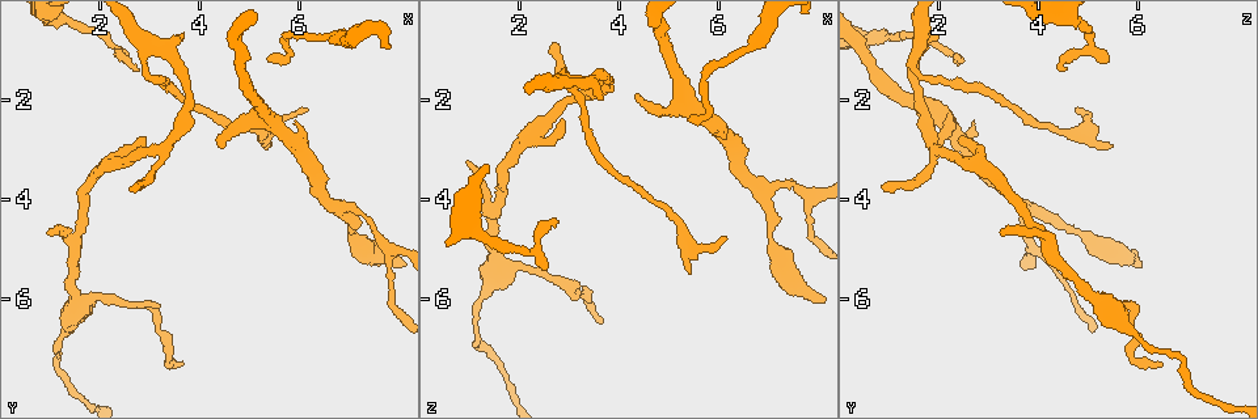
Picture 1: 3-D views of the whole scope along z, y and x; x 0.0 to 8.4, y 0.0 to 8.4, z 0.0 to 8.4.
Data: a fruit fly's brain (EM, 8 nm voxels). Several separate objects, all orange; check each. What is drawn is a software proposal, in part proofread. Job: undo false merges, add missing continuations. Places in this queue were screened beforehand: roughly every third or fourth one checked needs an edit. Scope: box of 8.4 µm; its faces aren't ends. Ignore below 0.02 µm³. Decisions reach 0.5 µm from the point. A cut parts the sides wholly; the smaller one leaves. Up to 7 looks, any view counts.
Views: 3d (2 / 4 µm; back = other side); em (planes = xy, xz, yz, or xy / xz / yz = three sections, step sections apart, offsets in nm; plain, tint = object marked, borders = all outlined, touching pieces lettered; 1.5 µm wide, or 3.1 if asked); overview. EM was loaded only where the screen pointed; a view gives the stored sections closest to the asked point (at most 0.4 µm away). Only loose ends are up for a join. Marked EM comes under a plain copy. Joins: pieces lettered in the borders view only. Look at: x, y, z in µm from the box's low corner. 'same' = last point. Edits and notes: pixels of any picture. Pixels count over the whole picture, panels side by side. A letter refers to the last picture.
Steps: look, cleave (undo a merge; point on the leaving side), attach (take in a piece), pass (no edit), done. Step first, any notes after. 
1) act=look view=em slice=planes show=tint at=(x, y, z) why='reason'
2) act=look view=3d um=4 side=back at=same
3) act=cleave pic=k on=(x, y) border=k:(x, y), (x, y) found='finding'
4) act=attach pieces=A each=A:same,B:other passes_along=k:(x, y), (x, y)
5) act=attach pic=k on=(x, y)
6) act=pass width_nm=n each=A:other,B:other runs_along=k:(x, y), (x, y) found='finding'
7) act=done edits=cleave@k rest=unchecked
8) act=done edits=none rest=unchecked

act=look view=em slice=xy step=8 show=borders at=(3.65, 0.65, 2.05) why='branch stops here'

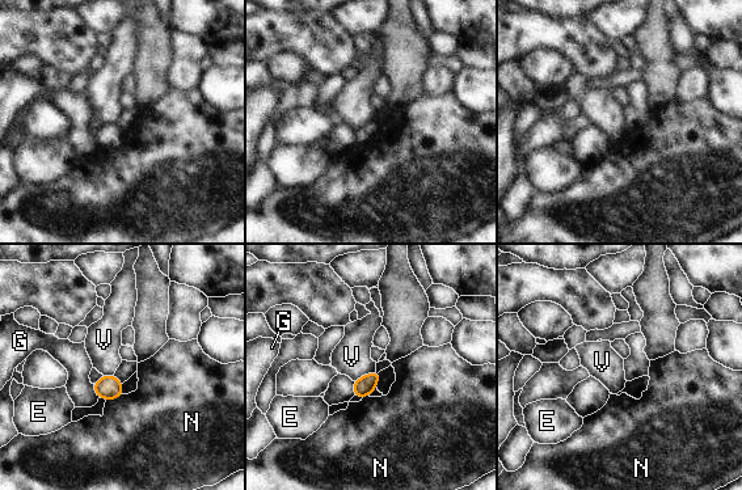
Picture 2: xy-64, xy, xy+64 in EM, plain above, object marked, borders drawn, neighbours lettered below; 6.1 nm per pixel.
act=pass longest_contact=V:150nm each=E:other,G:other,N:other,V:other border=2:(375, 370), (354, 381) found='no lettered piece goes on from it'

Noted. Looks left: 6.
act=look view=em slice=planes show=tint at=(2.45, 1.30, 5.35) why='branch stops here'

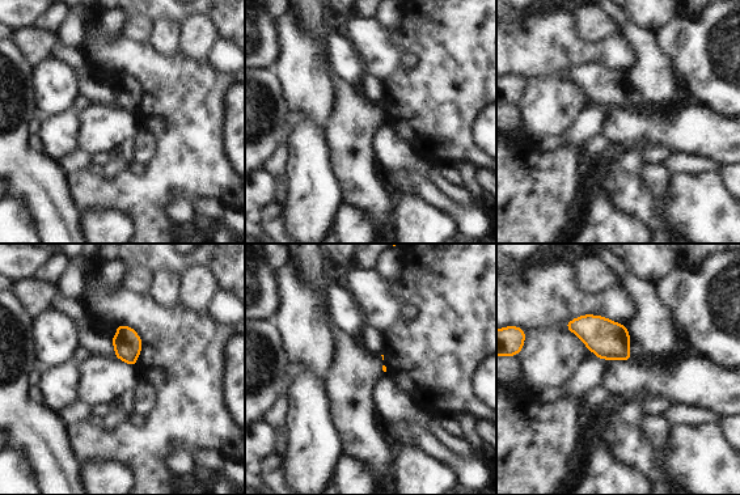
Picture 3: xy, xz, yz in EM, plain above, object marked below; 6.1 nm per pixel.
act=look view=em slice=planes show=borders at=same why='see the neighbours'

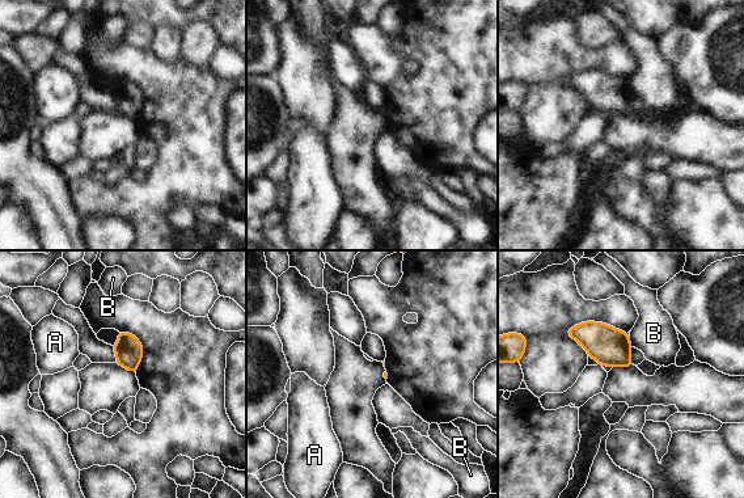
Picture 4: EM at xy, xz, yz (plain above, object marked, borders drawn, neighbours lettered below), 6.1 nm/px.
act=pass each=A:other,B:other border=4:(629, 340), (633, 346) found='none of them fits'

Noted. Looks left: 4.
act=look view=em slice=planes show=borders at=(5.35, 2.95, 5.45) why='thin end'

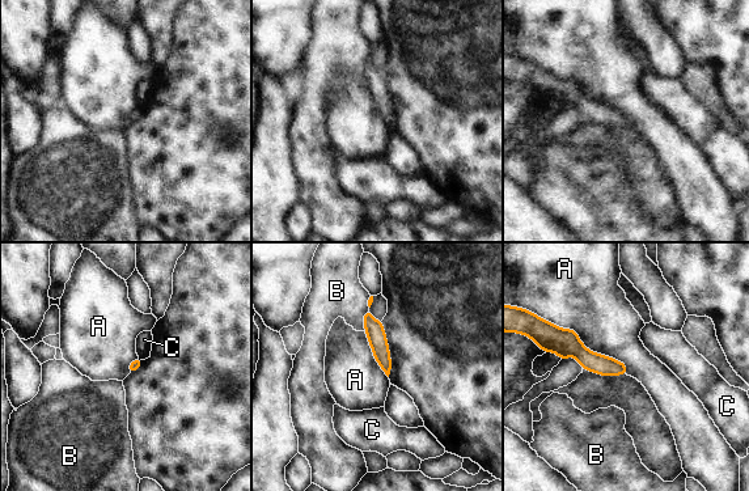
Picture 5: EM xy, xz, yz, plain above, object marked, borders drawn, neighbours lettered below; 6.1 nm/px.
act=pass longest_contact=A:550nm each=A:other,B:other,C:other found='no lettered piece goes on from it'

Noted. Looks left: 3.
act=done edits=none rest=unchecked

